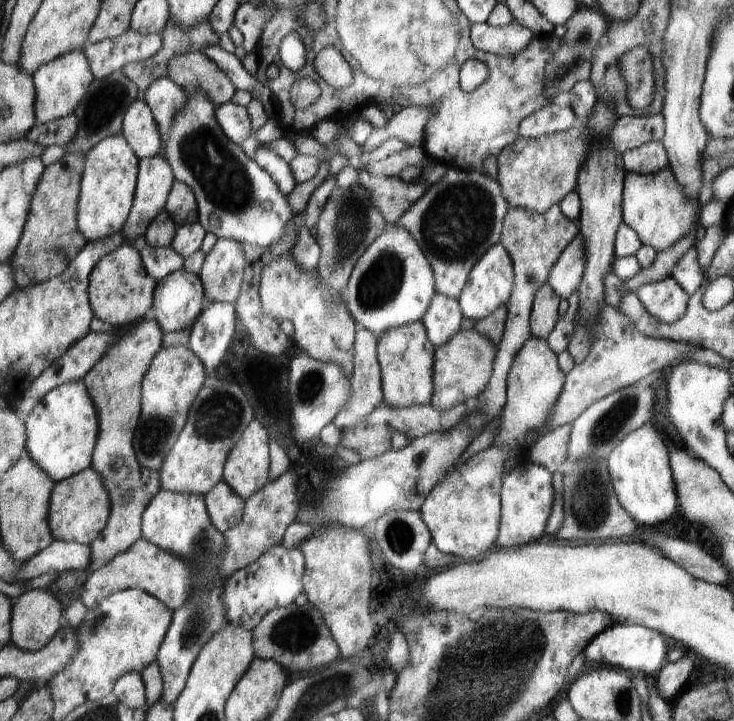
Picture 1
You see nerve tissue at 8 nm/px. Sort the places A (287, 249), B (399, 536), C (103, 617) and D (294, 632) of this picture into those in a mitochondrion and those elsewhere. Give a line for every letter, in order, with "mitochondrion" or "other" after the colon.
A: other
B: mitochondrion
C: mitochondrion
D: mitochondrion

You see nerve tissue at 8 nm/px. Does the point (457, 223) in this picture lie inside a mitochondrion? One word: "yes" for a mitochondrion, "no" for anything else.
yes

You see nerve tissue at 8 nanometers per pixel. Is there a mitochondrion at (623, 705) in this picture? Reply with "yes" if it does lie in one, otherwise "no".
yes

